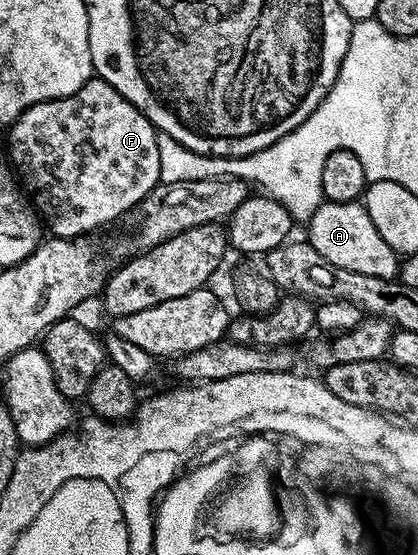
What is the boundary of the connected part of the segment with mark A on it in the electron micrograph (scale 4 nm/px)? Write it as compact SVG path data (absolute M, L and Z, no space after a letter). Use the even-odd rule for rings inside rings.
M321 203L320 209L314 213L311 220L307 221L306 228L308 228L307 243L312 244L314 250L318 250L318 254L322 254L322 258L326 258L326 262L330 262L342 270L354 270L354 274L374 274L374 278L397 279L401 265L398 253L388 245L386 238L382 238L382 234L378 234L378 226L374 226L374 222L368 211L364 209L363 203Z

